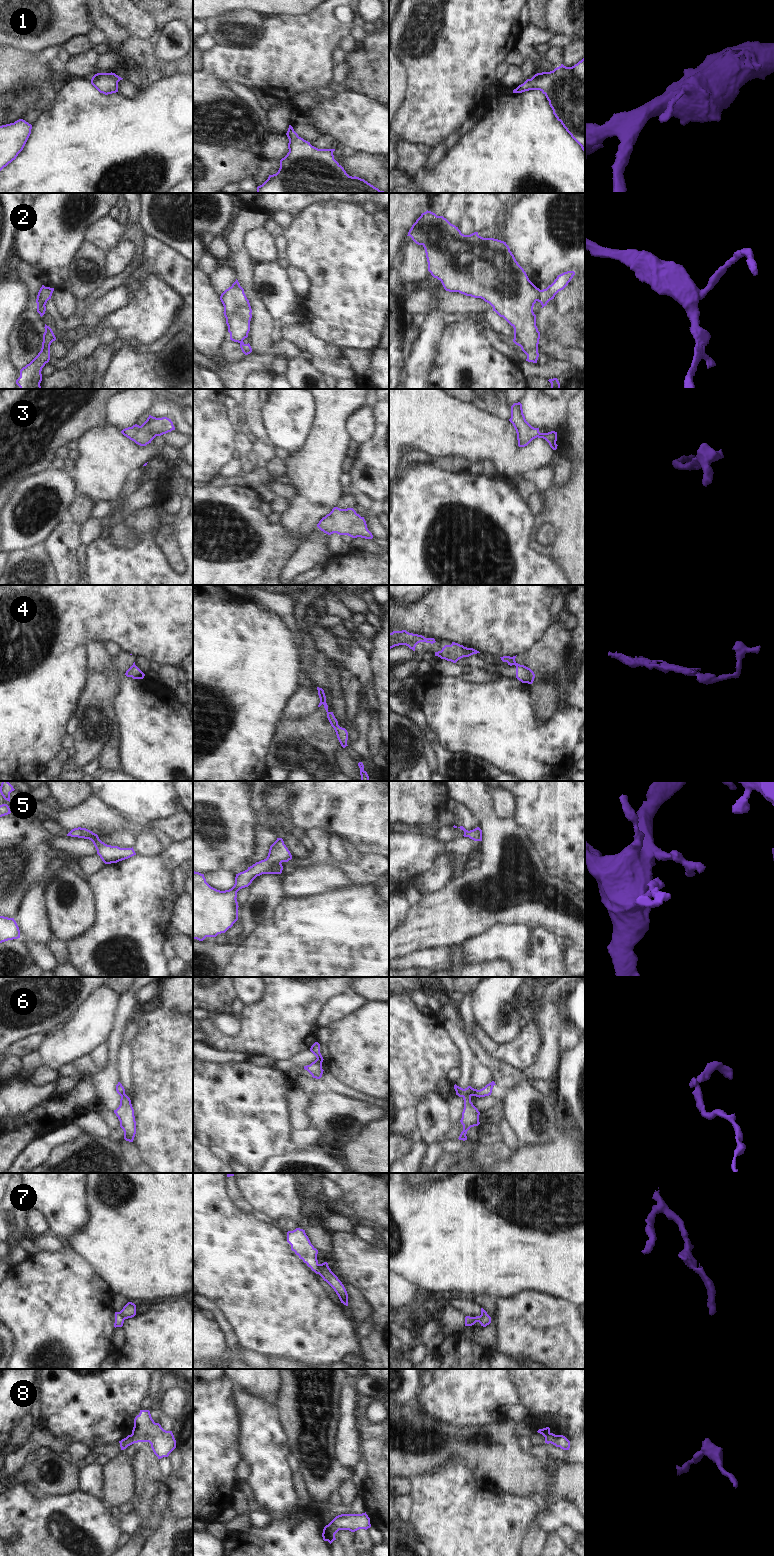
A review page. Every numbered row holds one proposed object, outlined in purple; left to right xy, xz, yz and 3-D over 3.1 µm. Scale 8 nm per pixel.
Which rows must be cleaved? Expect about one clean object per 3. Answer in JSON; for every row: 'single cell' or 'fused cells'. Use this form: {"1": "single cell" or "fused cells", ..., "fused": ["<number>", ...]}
{"1": "single cell", "2": "fused cells", "3": "single cell", "4": "fused cells", "5": "single cell", "6": "fused cells", "7": "fused cells", "8": "fused cells", "fused": ["2", "4", "6", "7", "8"]}

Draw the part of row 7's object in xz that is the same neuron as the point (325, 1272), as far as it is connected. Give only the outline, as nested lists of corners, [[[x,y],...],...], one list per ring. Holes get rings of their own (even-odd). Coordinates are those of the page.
[[[327,1262],[318,1264],[319,1275],[326,1281],[336,1292],[341,1303],[348,1306],[348,1294],[338,1277],[331,1271]]]

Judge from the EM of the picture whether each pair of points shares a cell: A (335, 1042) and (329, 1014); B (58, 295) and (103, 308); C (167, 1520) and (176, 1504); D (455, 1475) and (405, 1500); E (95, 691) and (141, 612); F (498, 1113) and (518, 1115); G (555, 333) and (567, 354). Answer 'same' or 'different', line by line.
A: different
B: different
C: different
D: different
E: different
F: different
G: different

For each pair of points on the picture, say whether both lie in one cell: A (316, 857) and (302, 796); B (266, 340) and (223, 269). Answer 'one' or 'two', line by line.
A: two
B: two

